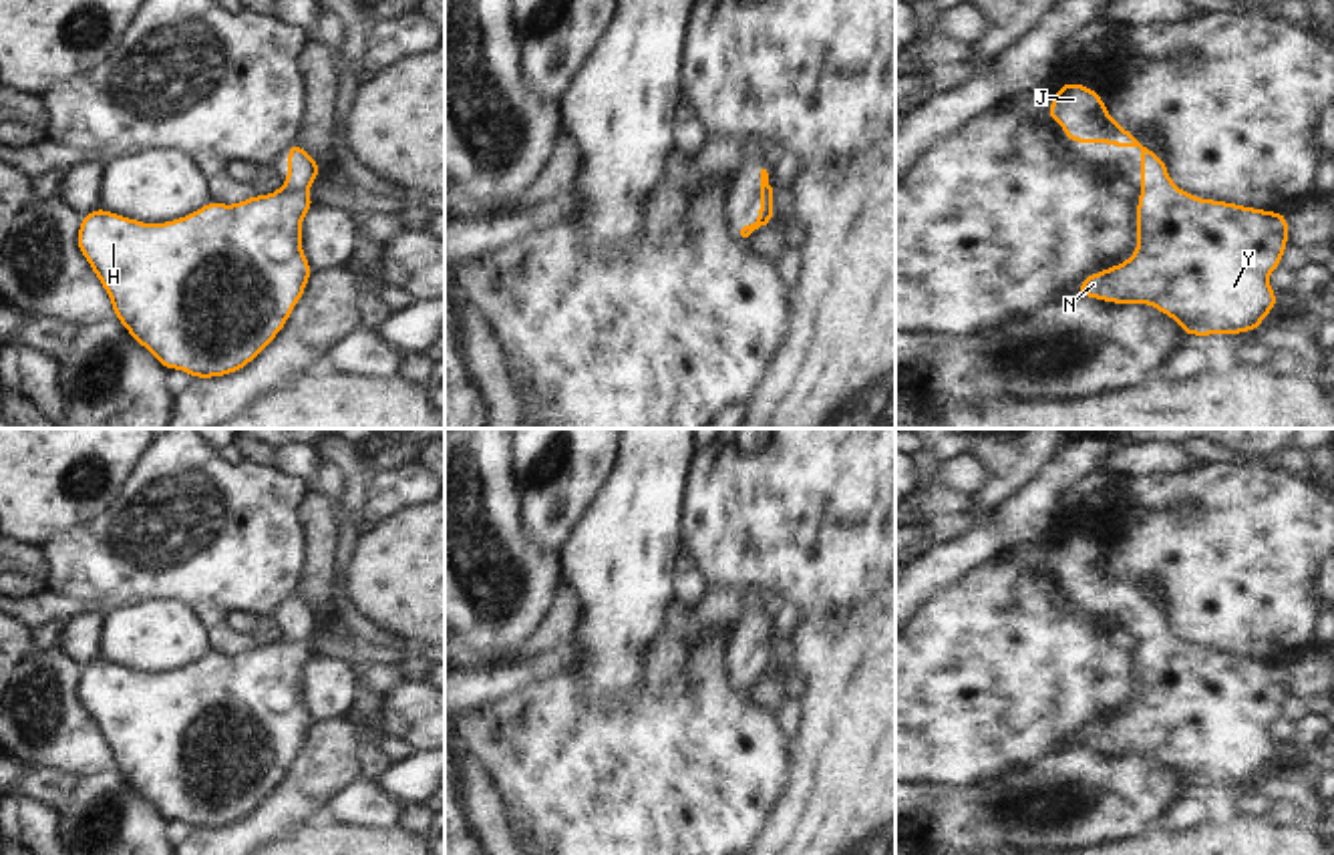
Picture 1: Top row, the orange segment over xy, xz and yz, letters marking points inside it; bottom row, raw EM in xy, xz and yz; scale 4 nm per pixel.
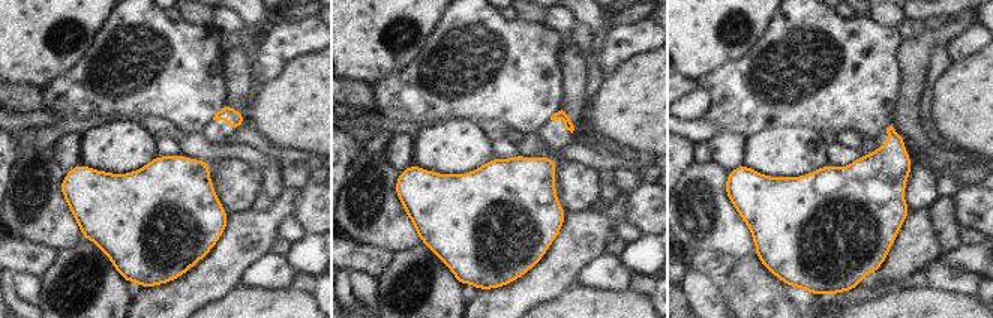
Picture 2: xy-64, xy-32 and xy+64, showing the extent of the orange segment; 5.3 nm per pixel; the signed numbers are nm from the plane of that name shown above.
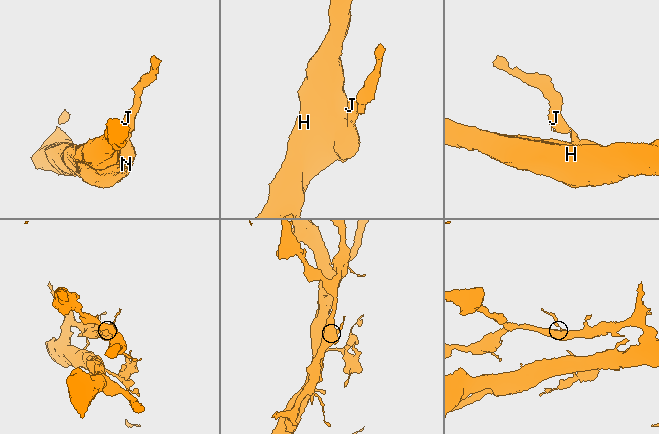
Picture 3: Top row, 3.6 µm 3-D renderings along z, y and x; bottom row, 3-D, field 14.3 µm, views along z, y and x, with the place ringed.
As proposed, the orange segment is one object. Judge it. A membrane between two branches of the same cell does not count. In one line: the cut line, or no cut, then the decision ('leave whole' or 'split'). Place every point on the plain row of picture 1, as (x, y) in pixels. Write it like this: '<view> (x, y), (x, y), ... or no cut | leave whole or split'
no cut | leave whole

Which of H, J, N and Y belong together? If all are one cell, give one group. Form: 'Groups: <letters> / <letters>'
Groups: H J N Y

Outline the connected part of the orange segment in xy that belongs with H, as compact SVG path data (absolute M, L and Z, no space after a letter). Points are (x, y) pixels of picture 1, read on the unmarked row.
M294 591L292 595L288 595L286 634L270 646L252 646L249 650L239 652L235 656L207 652L203 658L199 658L191 666L183 666L179 670L171 670L165 674L143 674L131 668L107 662L103 658L97 658L95 662L82 666L80 678L76 684L76 698L82 702L85 710L91 714L95 726L99 728L105 742L109 744L113 752L113 764L117 766L117 771L127 779L127 783L133 787L137 795L145 797L153 805L153 809L165 821L179 819L187 823L191 829L227 827L235 821L245 819L280 785L294 756L300 754L306 734L310 726L314 724L314 720L310 718L310 712L302 704L302 668L316 656L316 652L308 648L308 640L320 624L322 620L318 612L312 610L302 600L300 591Z

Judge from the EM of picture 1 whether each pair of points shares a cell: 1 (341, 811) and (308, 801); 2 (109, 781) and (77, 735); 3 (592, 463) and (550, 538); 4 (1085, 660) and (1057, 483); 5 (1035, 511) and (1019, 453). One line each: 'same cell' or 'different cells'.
1: different cells
2: different cells
3: same cell
4: different cells
5: different cells

